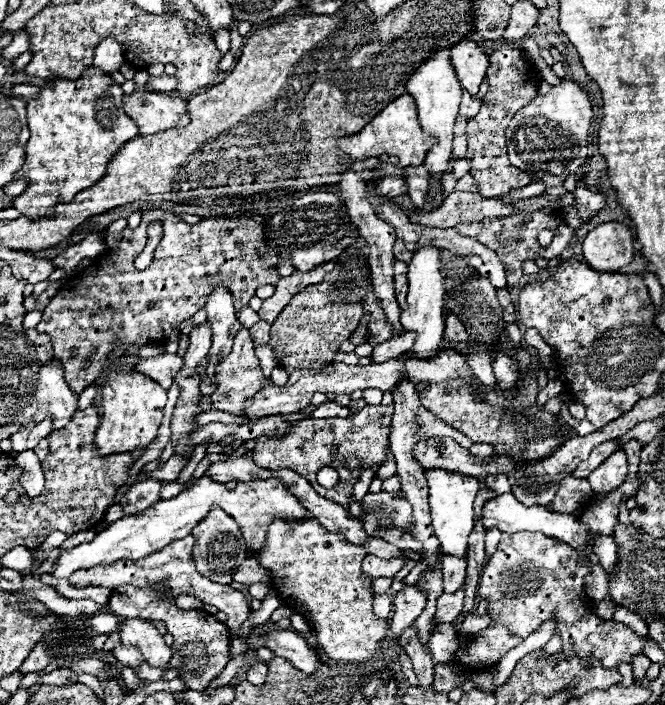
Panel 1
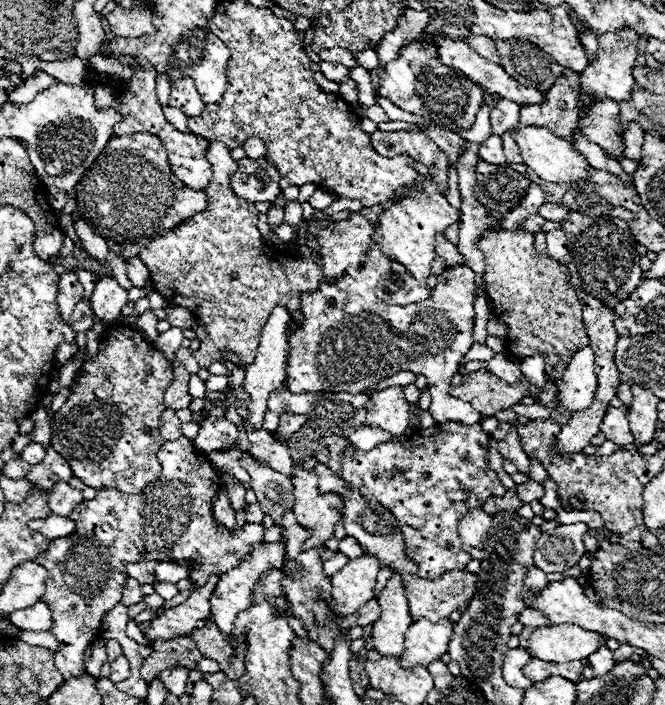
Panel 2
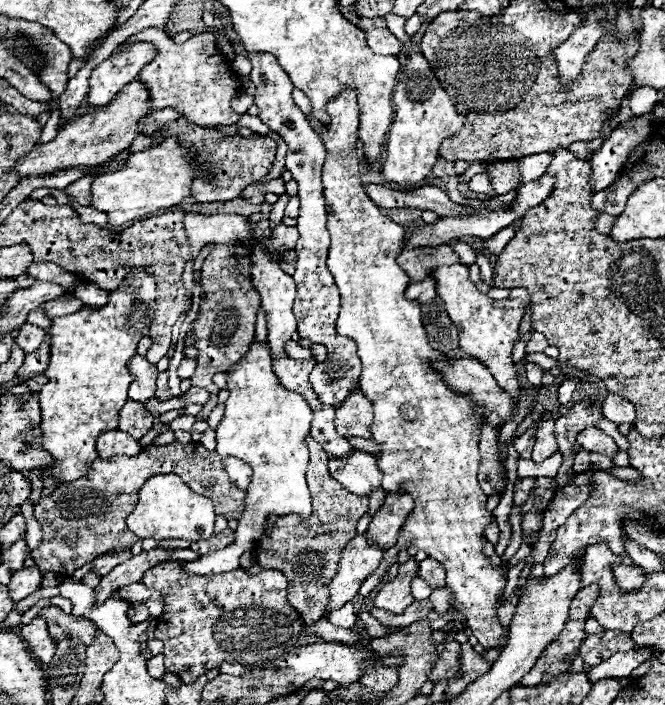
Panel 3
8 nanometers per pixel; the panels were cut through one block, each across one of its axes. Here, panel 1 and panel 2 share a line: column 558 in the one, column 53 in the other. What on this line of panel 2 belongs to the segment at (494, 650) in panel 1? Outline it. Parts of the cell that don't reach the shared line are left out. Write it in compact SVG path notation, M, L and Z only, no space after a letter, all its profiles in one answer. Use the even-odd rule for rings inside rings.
M190 438L166 440L158 452L158 462L162 466L158 482L140 494L104 488L98 490L94 500L80 502L72 512L76 534L52 540L50 548L38 556L48 572L46 594L40 600L52 610L50 632L58 640L56 666L64 680L84 672L84 652L96 638L102 616L122 598L122 588L114 588L114 576L118 576L116 586L124 586L128 562L140 562L140 558L194 562L188 580L198 588L206 584L210 574L220 576L236 566L250 552L250 544L264 540L260 524L236 526L230 532L216 522L212 503L222 480Z

